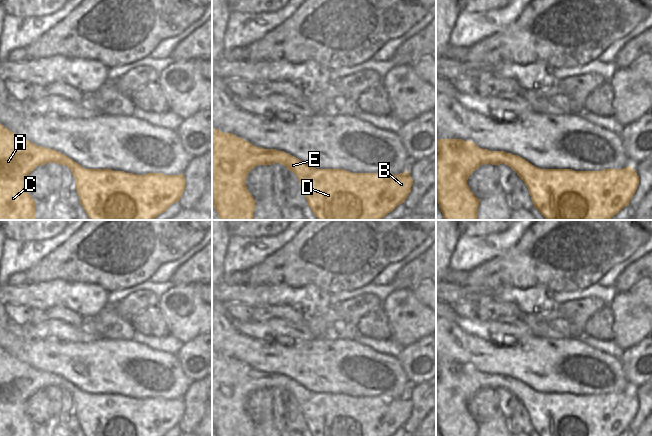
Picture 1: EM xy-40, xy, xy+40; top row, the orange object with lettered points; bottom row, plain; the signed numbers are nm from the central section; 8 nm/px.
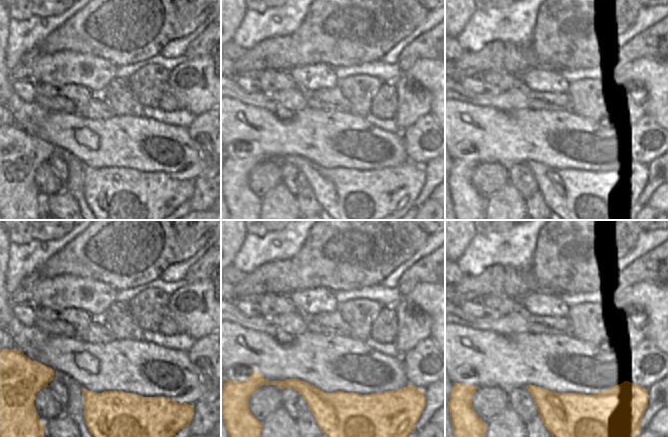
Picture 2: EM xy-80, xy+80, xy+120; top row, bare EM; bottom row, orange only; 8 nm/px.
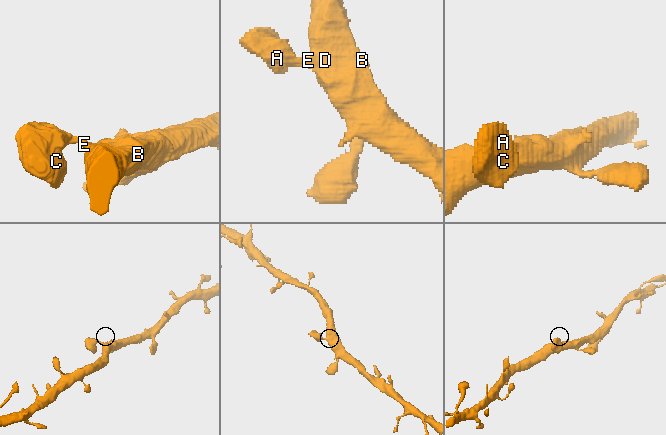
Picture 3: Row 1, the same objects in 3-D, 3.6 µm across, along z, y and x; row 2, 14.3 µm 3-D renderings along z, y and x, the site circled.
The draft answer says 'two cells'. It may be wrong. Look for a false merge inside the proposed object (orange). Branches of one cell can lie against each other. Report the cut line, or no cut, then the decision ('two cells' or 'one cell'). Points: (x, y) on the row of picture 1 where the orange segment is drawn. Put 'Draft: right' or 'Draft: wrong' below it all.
no cut; one cell
Draft: wrong

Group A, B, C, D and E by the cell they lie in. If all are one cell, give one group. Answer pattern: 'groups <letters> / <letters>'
groups A B C D E

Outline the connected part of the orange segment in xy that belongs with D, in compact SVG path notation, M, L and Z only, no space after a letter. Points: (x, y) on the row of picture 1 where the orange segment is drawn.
M212 127L212 203L219 220L253 220L255 200L247 190L247 174L258 165L280 163L298 178L307 205L318 220L381 220L402 204L413 180L409 174L352 173L344 169L316 169L276 149L256 147L248 141Z

